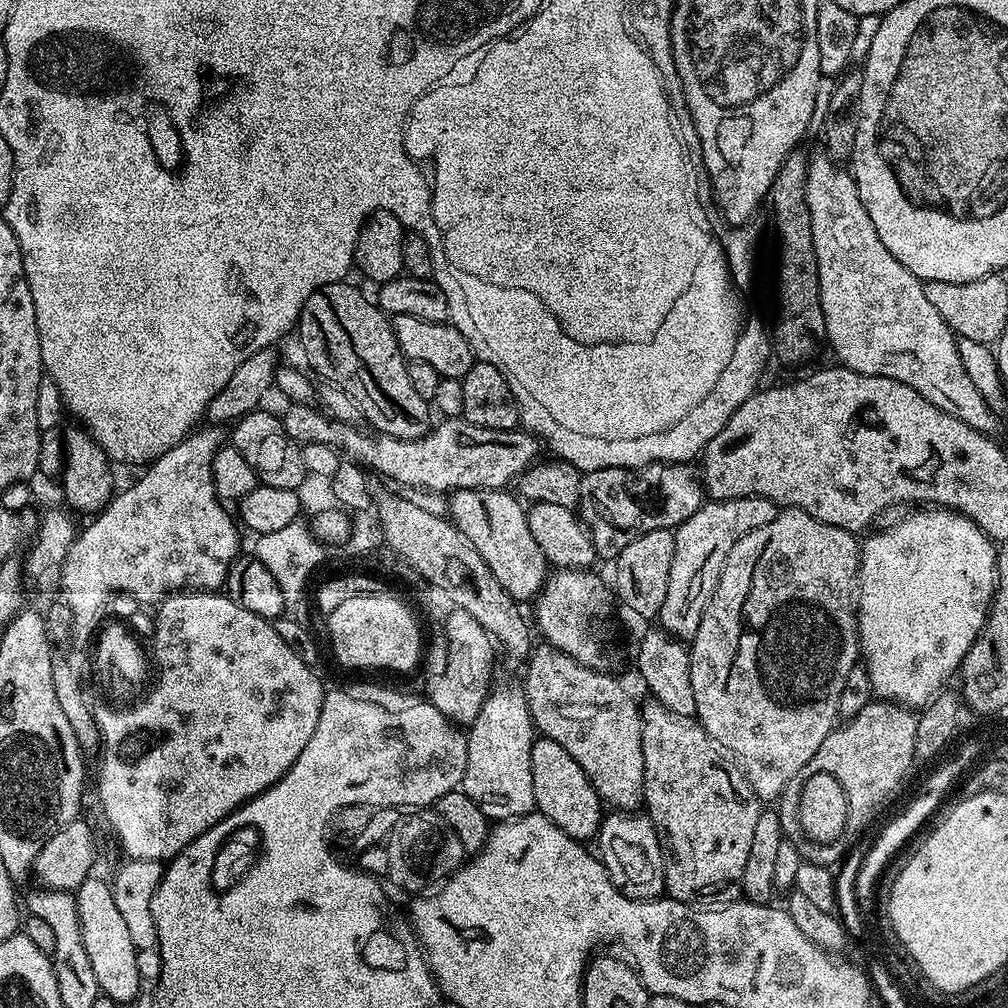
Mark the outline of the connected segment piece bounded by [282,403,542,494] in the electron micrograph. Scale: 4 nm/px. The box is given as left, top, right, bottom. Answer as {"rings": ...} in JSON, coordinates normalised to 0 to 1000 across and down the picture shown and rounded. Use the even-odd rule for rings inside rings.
{"rings":[[[309,401],[285,402],[286,406],[280,409],[280,416],[284,423],[284,431],[292,435],[296,441],[318,440],[327,442],[340,449],[370,469],[378,468],[397,480],[406,480],[409,486],[424,486],[439,490],[447,490],[459,484],[494,484],[503,485],[505,481],[516,475],[525,463],[533,459],[537,451],[537,438],[528,430],[521,427],[486,427],[478,423],[470,423],[465,417],[453,415],[453,417],[440,417],[432,422],[429,428],[423,430],[417,437],[396,437],[390,433],[374,431],[372,428],[360,429],[360,424],[344,421],[333,417],[324,409]]]}

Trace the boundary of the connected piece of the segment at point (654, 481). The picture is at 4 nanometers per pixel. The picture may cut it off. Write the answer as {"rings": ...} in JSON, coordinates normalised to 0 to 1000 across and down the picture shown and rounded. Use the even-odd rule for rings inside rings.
{"rings":[[[686,459],[642,460],[640,464],[602,464],[578,469],[573,504],[587,529],[592,549],[610,554],[629,534],[645,526],[669,526],[681,518],[700,496],[695,469],[687,463]]]}

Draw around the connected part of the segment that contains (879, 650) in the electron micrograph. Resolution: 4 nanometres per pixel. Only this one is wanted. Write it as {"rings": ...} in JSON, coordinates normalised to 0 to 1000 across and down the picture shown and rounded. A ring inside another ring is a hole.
{"rings":[[[913,502],[902,508],[905,509],[898,516],[893,516],[890,520],[885,520],[882,524],[875,525],[874,528],[866,527],[864,529],[866,532],[861,537],[858,535],[854,539],[853,563],[856,564],[857,583],[856,596],[851,600],[849,624],[853,630],[853,651],[859,660],[866,688],[872,693],[880,694],[887,698],[896,698],[898,702],[913,704],[939,680],[937,678],[944,670],[947,672],[951,668],[952,661],[955,659],[962,641],[966,641],[970,629],[980,616],[980,605],[984,601],[984,590],[988,587],[989,541],[980,535],[980,531],[965,516],[958,514],[953,508],[943,504]]]}

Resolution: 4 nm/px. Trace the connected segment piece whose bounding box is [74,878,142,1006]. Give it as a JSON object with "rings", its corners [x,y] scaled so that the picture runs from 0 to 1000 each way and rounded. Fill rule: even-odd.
{"rings":[[[106,872],[83,873],[74,883],[77,899],[77,915],[81,923],[81,937],[85,938],[85,947],[89,950],[89,959],[93,961],[93,970],[97,970],[100,985],[115,993],[116,997],[127,996],[139,984],[141,973],[137,966],[136,940],[113,895],[110,876]]]}

